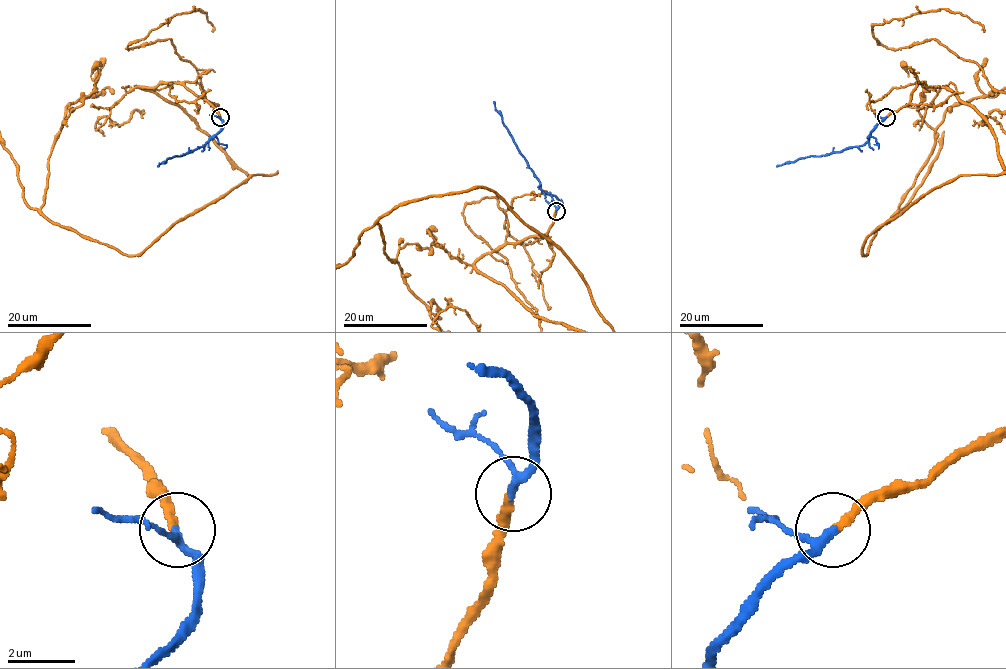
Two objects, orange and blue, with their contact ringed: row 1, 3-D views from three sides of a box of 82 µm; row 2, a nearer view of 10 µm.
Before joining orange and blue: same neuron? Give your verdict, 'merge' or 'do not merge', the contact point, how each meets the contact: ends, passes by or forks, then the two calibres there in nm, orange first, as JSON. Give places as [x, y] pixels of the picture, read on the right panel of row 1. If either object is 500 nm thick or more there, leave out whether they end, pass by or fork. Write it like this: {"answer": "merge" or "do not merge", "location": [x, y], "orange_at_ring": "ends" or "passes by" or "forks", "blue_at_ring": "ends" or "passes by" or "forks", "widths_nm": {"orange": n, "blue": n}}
{"answer": "merge", "location": [886, 117], "orange_at_ring": "ends", "blue_at_ring": "passes by", "widths_nm": {"orange": 240, "blue": 200}}

